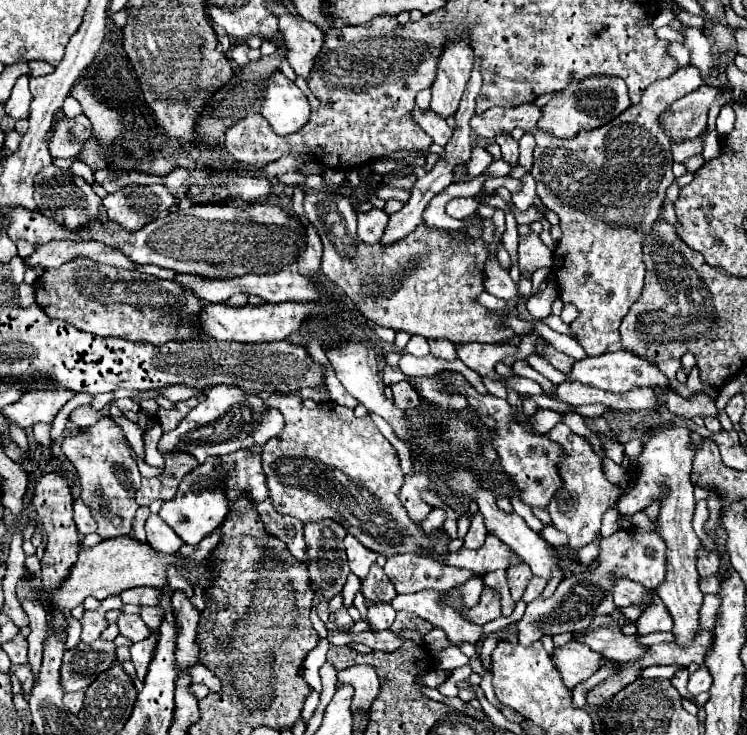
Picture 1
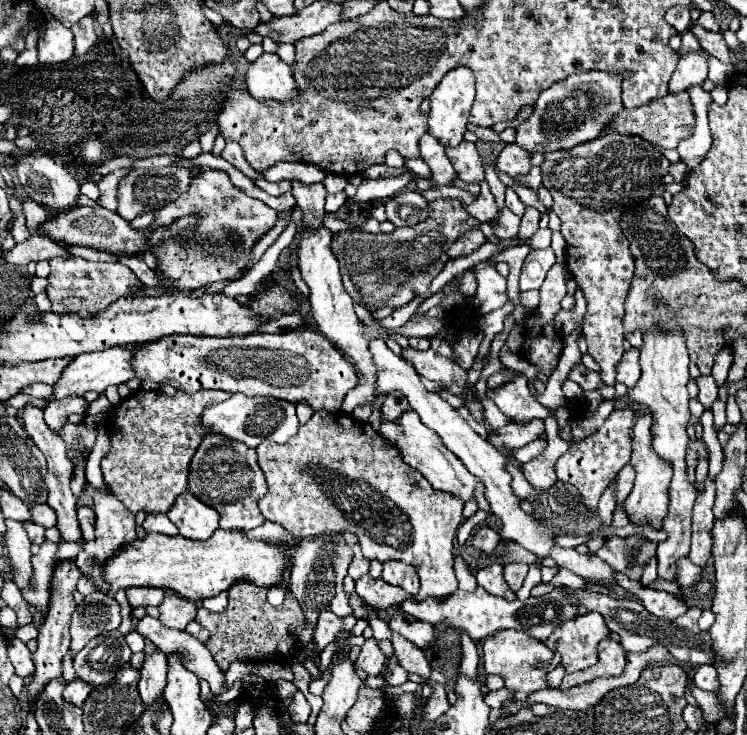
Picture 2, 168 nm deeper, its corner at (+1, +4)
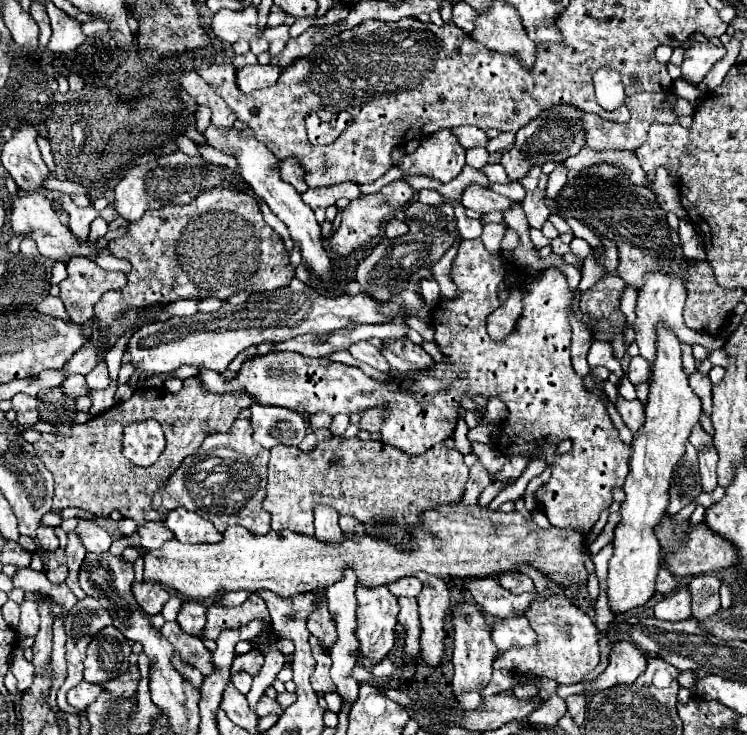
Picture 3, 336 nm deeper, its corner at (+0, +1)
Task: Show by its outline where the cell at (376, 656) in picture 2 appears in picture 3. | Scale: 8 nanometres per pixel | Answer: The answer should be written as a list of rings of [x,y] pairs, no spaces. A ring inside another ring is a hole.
[[[356,586],[356,598],[358,598],[358,630],[356,636],[360,640],[360,652],[362,652],[362,664],[370,672],[380,660],[386,658],[386,654],[394,646],[394,626],[396,626],[396,614],[398,614],[398,602],[396,596],[390,594],[386,586],[378,588],[364,588]]]

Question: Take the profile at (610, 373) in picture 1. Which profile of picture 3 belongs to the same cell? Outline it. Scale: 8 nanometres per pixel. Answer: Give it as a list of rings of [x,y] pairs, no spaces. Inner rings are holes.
[[[634,356],[632,360],[630,360],[630,368],[628,368],[628,380],[636,386],[636,384],[642,384],[642,382],[646,382],[648,380],[648,374],[650,374],[650,370],[648,370],[648,362],[644,362],[644,358],[640,358],[640,356]]]

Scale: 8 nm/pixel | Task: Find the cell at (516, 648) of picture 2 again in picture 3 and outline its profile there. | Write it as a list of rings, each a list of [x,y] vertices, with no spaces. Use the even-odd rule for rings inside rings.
[[[524,616],[510,618],[510,620],[498,620],[492,626],[492,640],[498,648],[496,656],[504,654],[510,648],[526,648],[536,644],[536,632],[530,628],[528,620]]]

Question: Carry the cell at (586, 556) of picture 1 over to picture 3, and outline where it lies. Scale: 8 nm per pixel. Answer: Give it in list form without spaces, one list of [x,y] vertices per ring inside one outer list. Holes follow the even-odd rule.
[[[616,512],[616,514],[610,514],[606,528],[604,528],[604,530],[598,534],[598,538],[590,544],[590,552],[592,552],[592,554],[600,552],[600,550],[612,540],[612,536],[614,536],[614,528],[616,528],[616,522],[618,522],[618,512]]]

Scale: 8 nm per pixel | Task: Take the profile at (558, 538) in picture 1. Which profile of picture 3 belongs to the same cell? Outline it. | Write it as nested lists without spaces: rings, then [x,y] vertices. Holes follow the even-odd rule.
[[[682,586],[674,594],[660,600],[654,606],[654,616],[658,620],[670,620],[670,622],[690,618],[690,594],[688,594],[688,588]]]

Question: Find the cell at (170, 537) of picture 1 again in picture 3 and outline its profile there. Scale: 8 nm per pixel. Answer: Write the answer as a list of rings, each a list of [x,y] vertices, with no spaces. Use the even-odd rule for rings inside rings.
[[[148,522],[144,526],[138,528],[138,534],[142,538],[142,546],[146,550],[154,550],[154,548],[160,548],[166,540],[174,538],[174,534],[166,528],[166,524],[156,524],[156,522]]]

